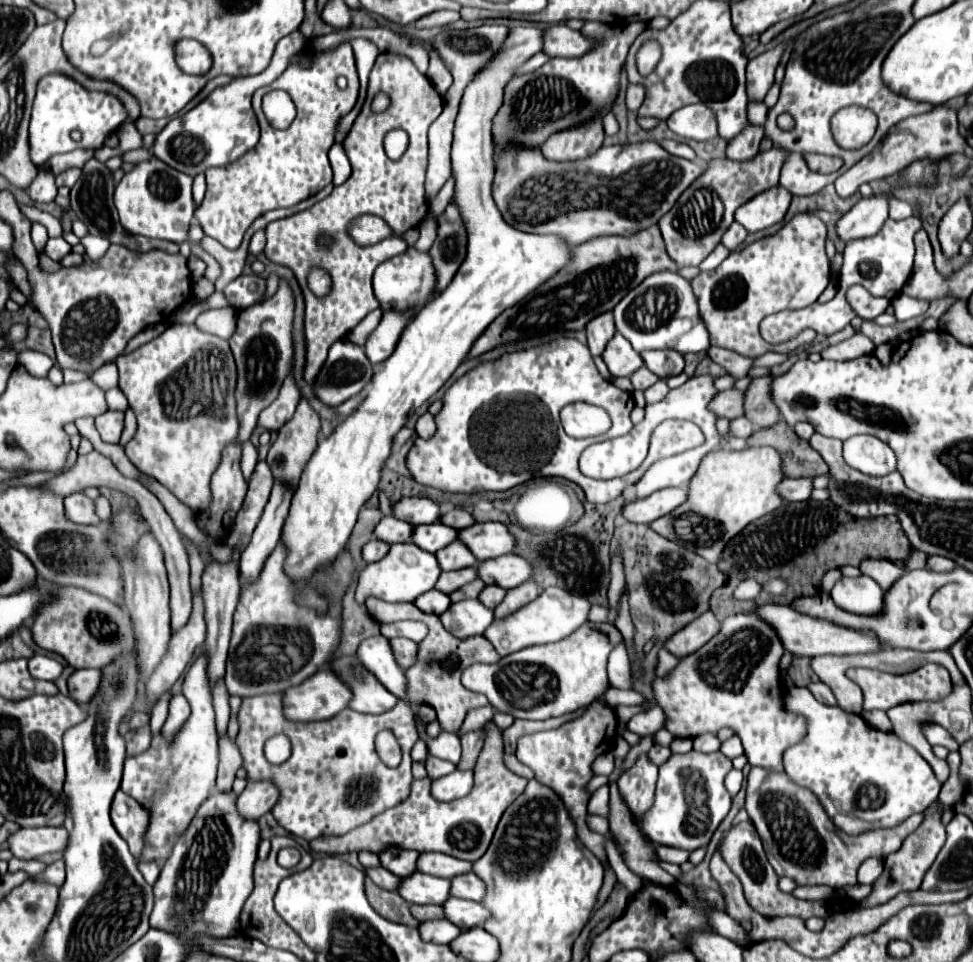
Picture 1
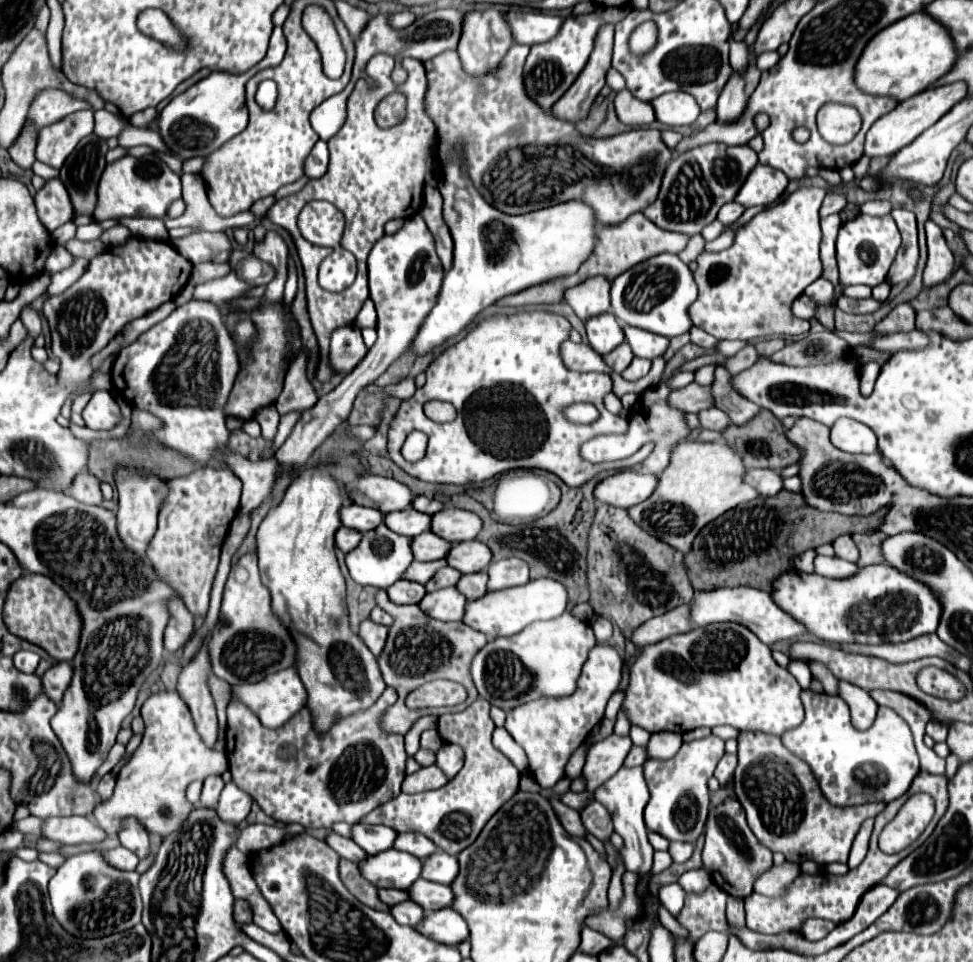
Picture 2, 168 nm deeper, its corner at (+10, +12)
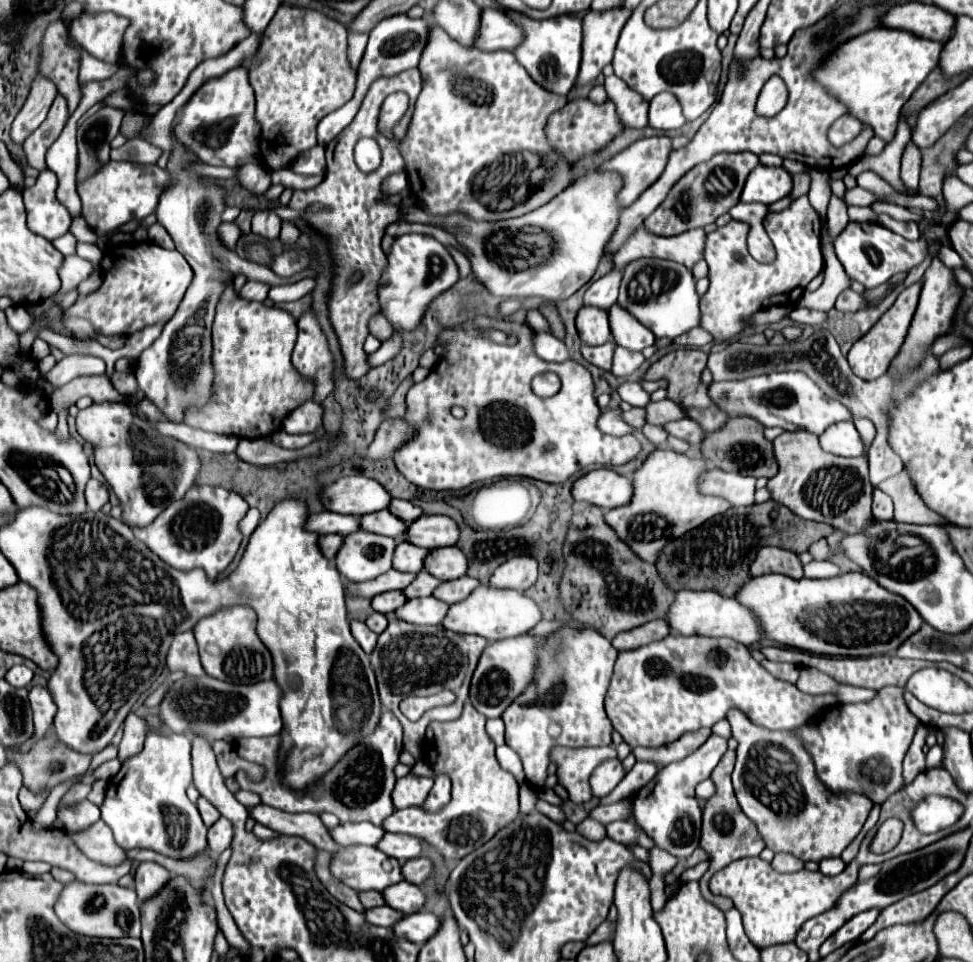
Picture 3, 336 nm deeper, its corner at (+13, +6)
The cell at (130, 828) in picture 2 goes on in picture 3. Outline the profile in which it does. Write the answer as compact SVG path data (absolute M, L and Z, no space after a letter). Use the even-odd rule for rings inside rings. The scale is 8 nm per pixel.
M141 862L135 874L135 890L139 896L139 904L143 904L143 900L151 900L153 892L159 892L159 888L167 884L167 880L171 880L171 872L167 868L155 862Z

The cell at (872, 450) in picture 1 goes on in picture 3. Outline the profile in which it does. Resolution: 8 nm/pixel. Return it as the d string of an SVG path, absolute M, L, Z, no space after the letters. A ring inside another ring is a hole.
M843 420L831 424L821 436L819 444L825 452L835 456L863 456L863 442L853 422Z

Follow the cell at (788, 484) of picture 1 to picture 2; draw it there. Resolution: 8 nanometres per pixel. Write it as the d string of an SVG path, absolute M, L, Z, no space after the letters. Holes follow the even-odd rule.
M756 468L756 470L748 470L746 474L746 482L752 484L762 496L774 496L782 490L782 476L776 470L770 468Z

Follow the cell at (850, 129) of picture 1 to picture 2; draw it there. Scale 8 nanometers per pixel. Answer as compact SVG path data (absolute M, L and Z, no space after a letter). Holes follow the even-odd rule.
M826 104L818 110L818 132L830 144L848 144L860 130L862 116L852 106Z

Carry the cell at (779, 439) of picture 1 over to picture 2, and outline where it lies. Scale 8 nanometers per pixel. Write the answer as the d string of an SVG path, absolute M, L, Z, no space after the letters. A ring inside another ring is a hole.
M762 410L758 416L754 416L744 426L730 424L724 430L724 438L726 438L726 442L734 450L738 450L738 454L742 456L746 468L772 468L772 470L782 470L782 468L786 468L790 464L800 462L802 450L798 446L794 446L786 438L782 422L778 418L774 418L774 414L770 414L770 410Z

